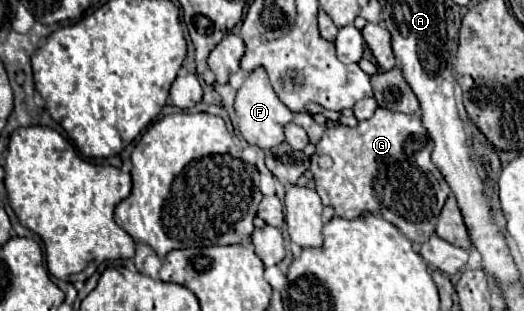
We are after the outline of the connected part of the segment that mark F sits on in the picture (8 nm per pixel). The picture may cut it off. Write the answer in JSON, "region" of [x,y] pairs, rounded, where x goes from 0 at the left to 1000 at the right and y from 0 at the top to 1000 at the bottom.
{"region":[[[496,215],[485,235],[469,241],[466,273],[450,299],[450,370],[454,370],[454,415],[462,441],[496,473],[496,479],[519,479],[542,453],[542,408],[561,383],[561,363],[531,318],[523,299],[508,228]]]}

